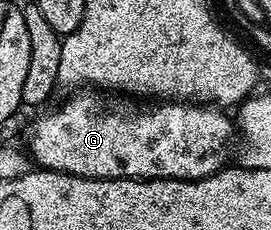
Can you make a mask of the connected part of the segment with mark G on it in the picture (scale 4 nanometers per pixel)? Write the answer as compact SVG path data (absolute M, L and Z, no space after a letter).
M95 91L71 95L74 97L60 108L35 122L28 152L41 169L91 180L201 180L229 163L228 147L232 140L234 144L234 124L228 121L224 113L227 111L195 102L156 102L153 108L139 108L136 104L111 104L92 92Z

